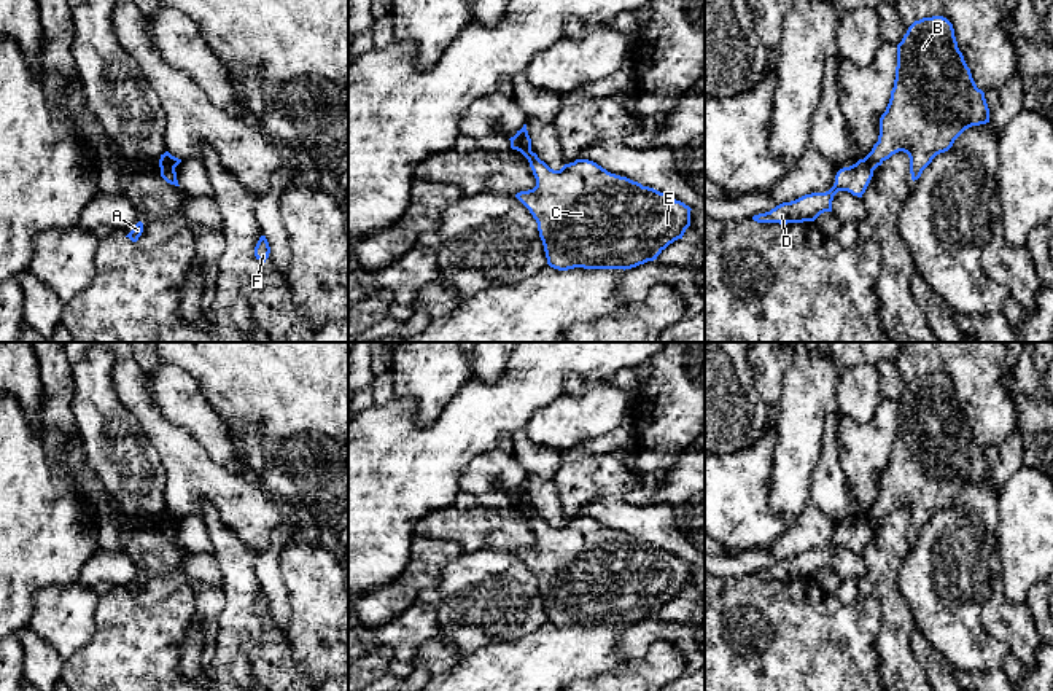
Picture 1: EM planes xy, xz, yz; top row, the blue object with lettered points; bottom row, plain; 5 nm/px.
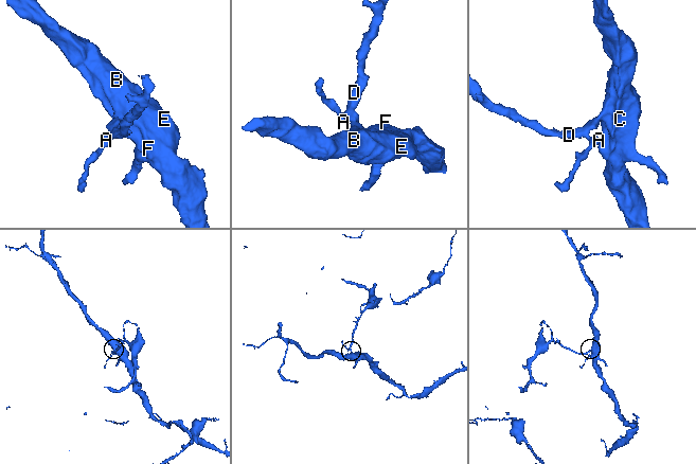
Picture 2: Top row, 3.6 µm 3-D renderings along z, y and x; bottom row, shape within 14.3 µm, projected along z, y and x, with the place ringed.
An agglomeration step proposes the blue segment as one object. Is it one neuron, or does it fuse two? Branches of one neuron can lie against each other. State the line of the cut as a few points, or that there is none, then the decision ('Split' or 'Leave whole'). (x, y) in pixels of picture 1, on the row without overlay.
Split along xy (159, 521), (174, 526). Split

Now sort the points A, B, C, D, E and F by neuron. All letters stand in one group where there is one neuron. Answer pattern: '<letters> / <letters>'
A D / B C E F

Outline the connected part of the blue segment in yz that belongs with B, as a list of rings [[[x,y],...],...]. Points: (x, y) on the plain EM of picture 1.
[[[943,373],[915,377],[897,401],[897,424],[894,444],[886,468],[880,474],[880,492],[872,508],[864,514],[875,527],[892,511],[903,508],[910,514],[911,537],[918,537],[932,516],[948,508],[954,497],[969,484],[989,479],[989,465],[985,449],[977,444],[970,425],[958,404],[953,381]]]

